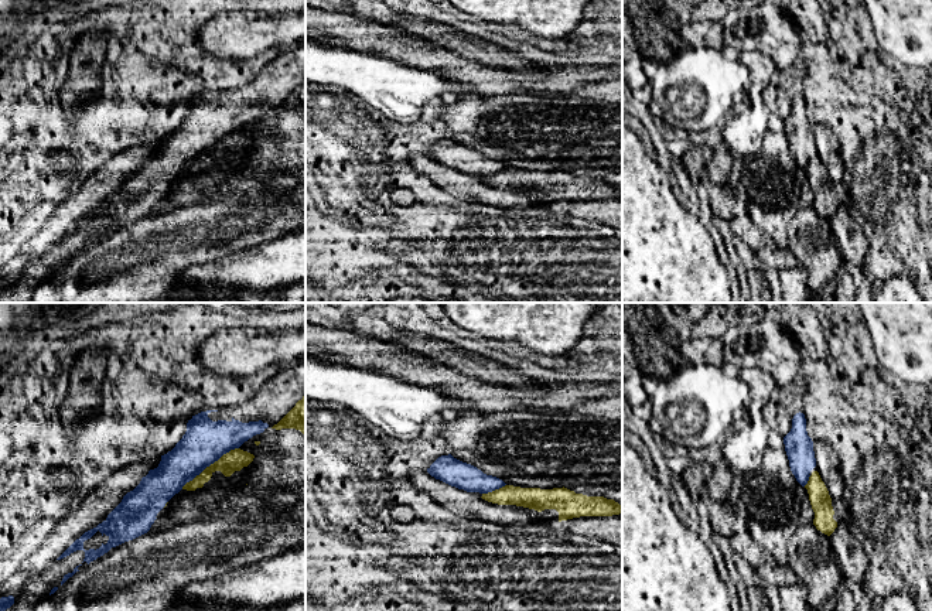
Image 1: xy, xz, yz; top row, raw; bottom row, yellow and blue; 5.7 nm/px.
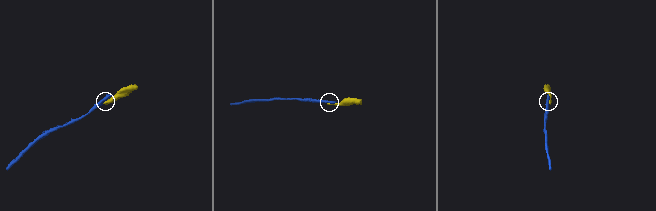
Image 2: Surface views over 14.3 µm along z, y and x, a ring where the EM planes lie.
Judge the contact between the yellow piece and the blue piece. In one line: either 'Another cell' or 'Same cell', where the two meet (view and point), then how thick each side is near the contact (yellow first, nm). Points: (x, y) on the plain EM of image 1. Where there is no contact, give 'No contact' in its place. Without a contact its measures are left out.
Another cell. Touches yellow at xy (211, 147). Thickness 120 nm (yellow) against 240 nm

